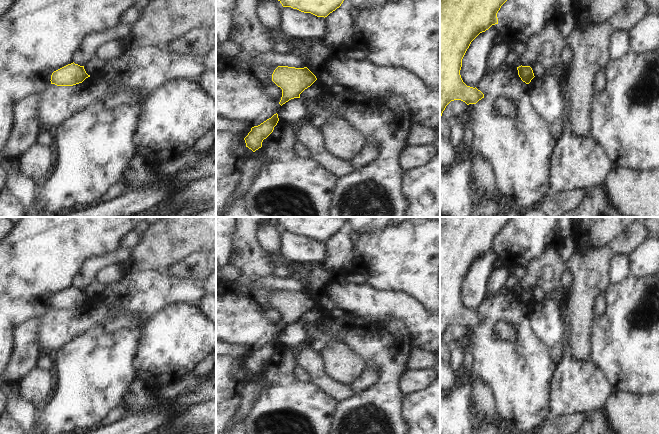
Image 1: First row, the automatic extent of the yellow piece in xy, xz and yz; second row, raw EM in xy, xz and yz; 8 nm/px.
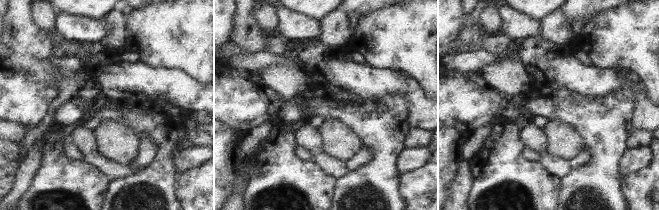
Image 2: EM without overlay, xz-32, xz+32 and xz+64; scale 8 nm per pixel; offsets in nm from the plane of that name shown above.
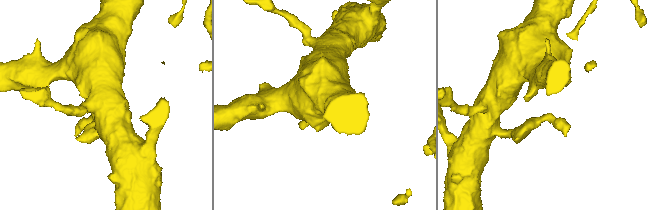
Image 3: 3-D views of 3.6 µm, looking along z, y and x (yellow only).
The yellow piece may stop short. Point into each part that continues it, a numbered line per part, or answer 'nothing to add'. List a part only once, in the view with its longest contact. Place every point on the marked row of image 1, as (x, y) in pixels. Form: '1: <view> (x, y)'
nothing to add

